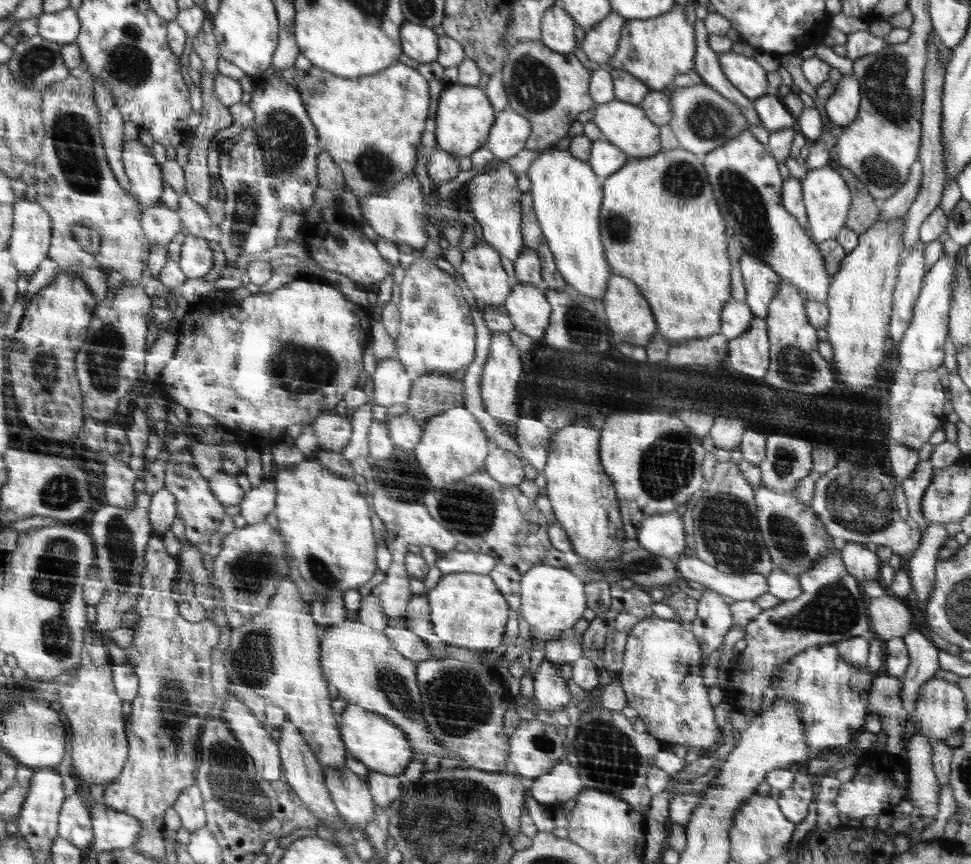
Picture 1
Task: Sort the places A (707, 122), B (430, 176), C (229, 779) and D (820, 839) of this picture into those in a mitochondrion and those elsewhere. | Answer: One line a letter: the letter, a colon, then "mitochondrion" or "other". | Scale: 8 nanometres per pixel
A: mitochondrion
B: other
C: mitochondrion
D: other

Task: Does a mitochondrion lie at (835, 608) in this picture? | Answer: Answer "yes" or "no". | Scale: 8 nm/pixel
yes

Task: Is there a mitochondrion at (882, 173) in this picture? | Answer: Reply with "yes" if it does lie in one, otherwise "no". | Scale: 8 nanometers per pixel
yes

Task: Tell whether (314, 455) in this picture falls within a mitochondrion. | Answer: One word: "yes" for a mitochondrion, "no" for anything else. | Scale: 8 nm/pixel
no

